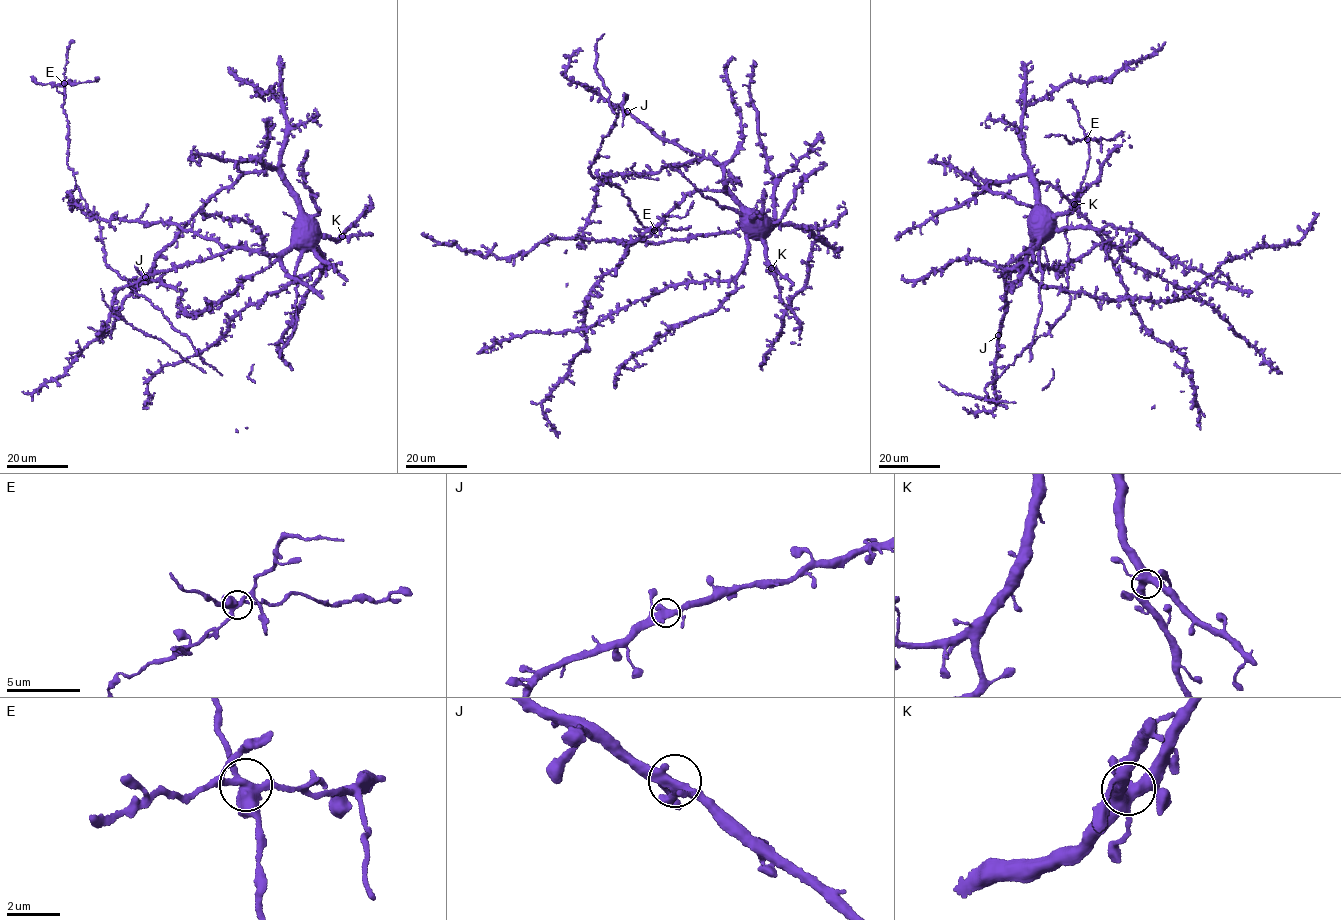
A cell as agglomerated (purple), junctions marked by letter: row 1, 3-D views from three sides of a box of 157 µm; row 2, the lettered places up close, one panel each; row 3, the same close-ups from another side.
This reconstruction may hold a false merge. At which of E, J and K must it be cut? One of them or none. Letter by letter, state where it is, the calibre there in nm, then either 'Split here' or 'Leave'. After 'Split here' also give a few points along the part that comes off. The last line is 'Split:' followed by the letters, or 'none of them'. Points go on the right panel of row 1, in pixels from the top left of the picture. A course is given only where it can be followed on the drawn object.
E: Place: (1087, 139). Thickness 400 nm. Split here. Course of the part to remove: (1087, 139), (1071, 143), (1062, 135), (1045, 136)
J: Place: (998, 335). Thickness 400 nm. Leave
K: Place: (1074, 204). Thickness 440 nm. Leave
Split: E

